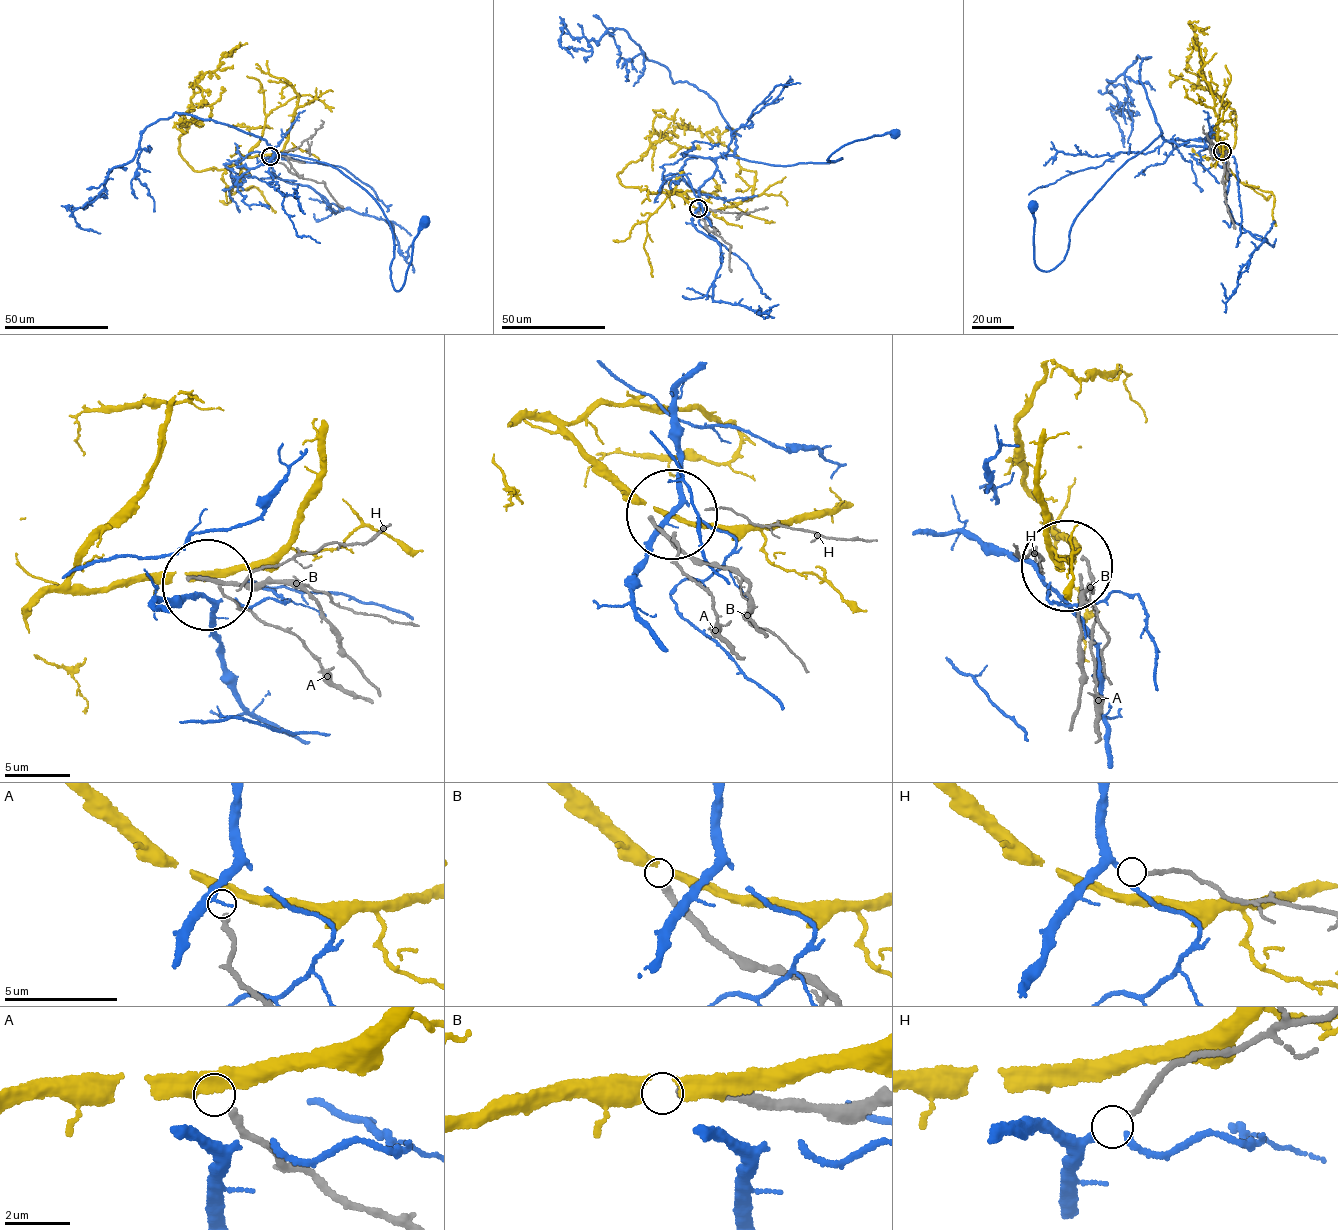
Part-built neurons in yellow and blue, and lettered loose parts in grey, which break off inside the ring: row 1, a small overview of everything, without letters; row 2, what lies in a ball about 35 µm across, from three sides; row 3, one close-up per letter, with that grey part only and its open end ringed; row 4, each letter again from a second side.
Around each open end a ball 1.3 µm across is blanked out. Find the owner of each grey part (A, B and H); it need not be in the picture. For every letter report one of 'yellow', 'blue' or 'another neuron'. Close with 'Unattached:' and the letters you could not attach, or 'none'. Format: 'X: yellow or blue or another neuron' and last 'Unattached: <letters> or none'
A: yellow
B: another neuron
H: blue
Unattached: B

